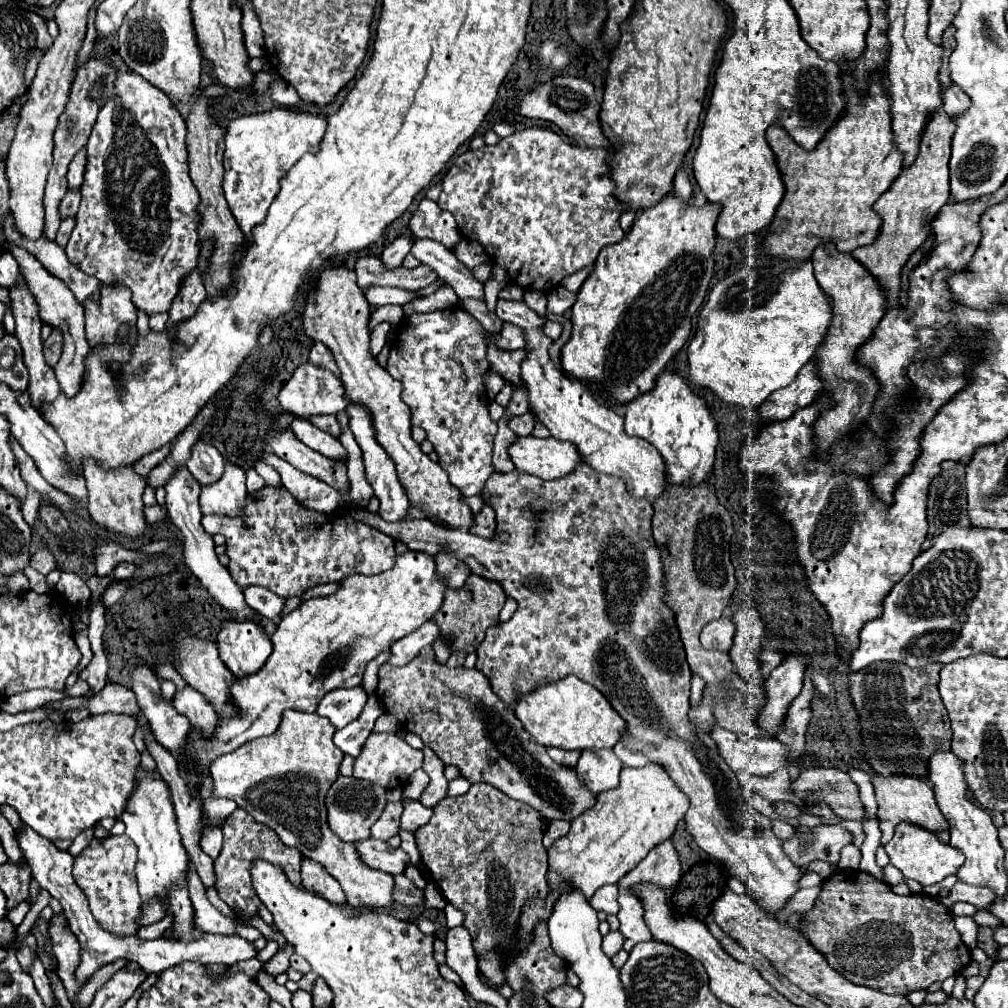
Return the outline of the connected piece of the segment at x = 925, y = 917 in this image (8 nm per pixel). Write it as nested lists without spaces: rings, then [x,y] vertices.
[[[837,870],[829,880],[825,880],[817,902],[807,912],[805,920],[809,920],[809,924],[805,924],[809,942],[825,956],[835,972],[857,986],[869,986],[873,990],[881,990],[883,994],[905,996],[913,990],[925,990],[933,982],[943,982],[949,976],[961,974],[971,962],[971,950],[963,944],[953,918],[941,902],[925,894],[897,896],[891,892],[889,884],[877,882],[861,870]]]

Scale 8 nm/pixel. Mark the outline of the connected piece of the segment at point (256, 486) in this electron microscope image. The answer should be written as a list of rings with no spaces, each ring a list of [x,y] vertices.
[[[251,468],[251,470],[247,470],[247,490],[249,490],[249,494],[253,494],[253,492],[261,490],[261,486],[265,486],[263,478],[261,478],[253,468]]]

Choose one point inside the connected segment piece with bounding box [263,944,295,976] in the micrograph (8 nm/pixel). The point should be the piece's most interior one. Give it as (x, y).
(279, 963)

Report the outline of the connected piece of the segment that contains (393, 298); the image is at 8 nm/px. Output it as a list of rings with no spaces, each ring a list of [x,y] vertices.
[[[371,286],[365,292],[365,298],[371,306],[385,306],[385,304],[397,304],[397,306],[405,306],[407,302],[421,298],[419,292],[407,292],[401,288],[381,288],[381,286]]]

